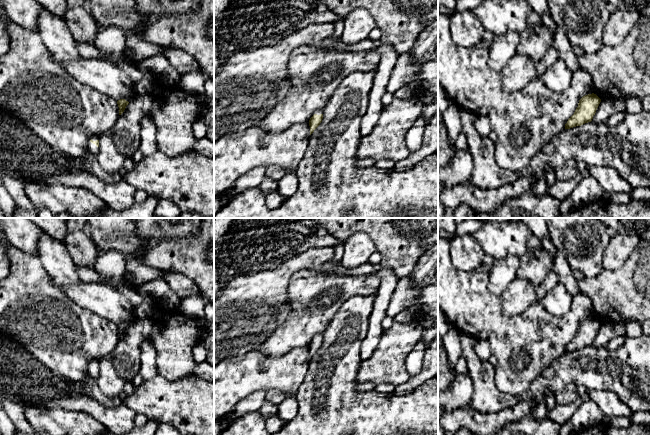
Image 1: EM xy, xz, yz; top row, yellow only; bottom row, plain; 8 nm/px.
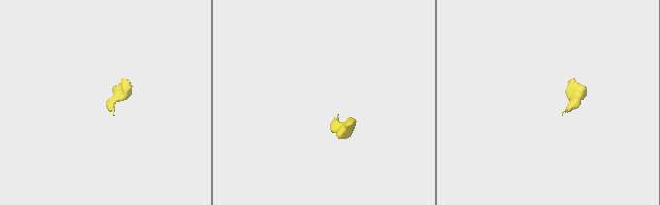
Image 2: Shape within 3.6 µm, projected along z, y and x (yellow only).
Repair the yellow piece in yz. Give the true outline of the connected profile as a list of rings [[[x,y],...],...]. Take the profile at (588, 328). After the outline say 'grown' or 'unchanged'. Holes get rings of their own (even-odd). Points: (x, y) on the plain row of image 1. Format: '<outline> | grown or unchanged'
[[[594,317],[583,320],[579,324],[578,331],[574,338],[565,348],[565,353],[570,353],[591,346],[600,326],[601,323]]] | unchanged

